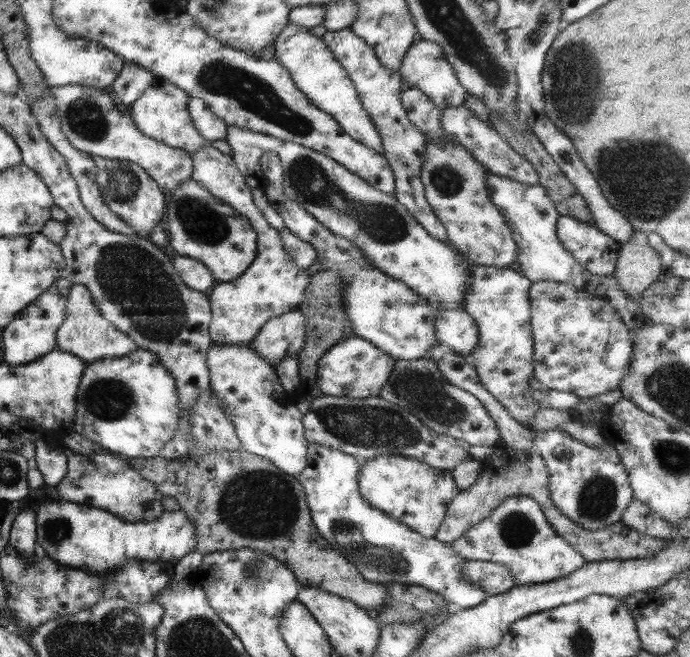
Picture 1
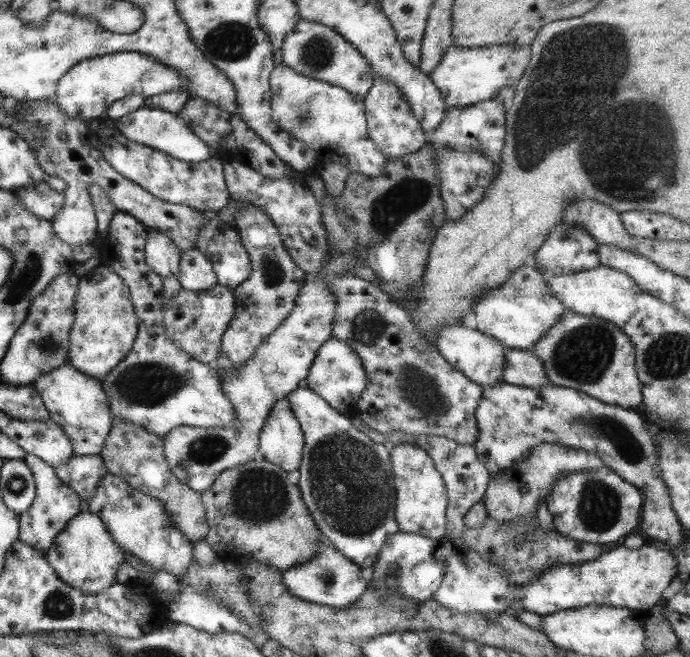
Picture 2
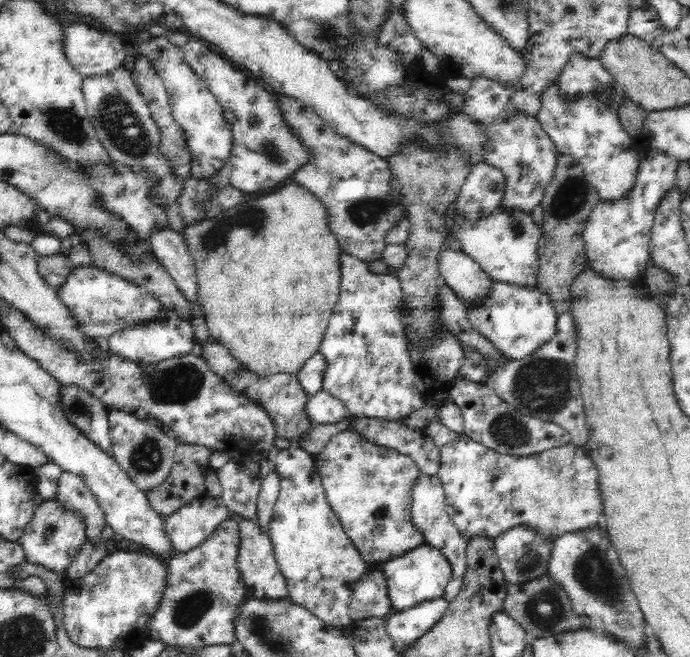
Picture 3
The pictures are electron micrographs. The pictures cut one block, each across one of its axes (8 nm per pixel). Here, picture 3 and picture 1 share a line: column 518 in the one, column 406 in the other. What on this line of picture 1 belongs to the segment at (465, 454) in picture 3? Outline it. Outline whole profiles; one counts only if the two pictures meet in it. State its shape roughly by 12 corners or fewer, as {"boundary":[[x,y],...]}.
{"boundary":[[411,457],[361,463],[361,496],[423,538],[458,493]]}

